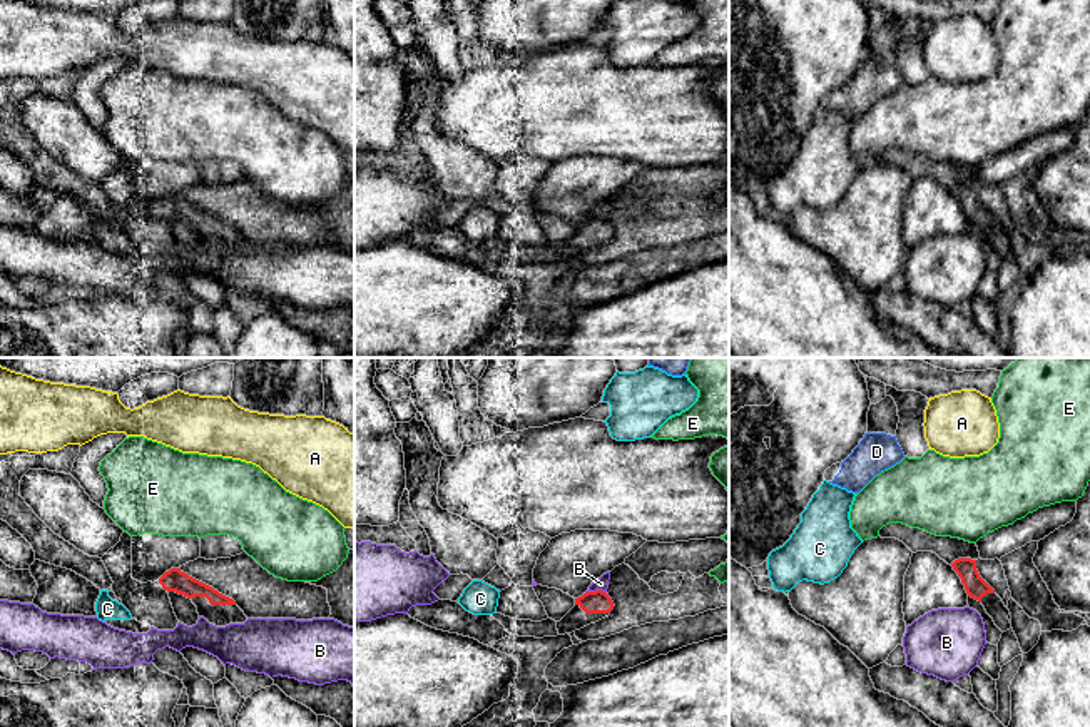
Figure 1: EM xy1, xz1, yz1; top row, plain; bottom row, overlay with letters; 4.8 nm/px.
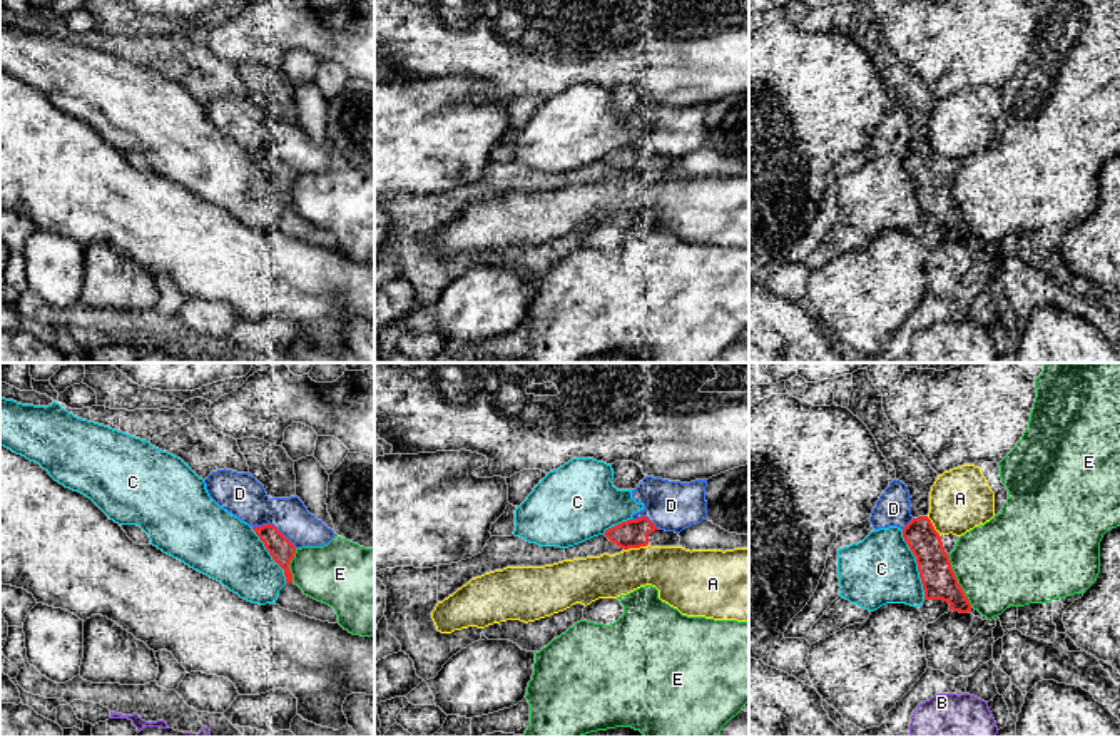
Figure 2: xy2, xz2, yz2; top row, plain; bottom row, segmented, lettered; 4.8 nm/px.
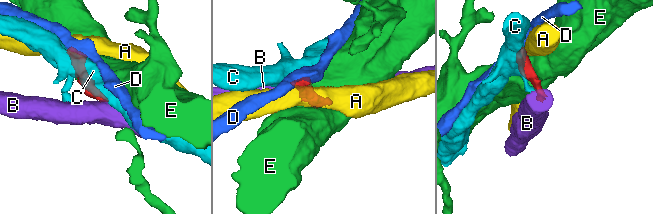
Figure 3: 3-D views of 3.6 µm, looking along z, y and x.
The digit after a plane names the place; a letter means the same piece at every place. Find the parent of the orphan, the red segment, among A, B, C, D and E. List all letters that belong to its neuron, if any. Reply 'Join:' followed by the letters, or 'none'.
Join: none

